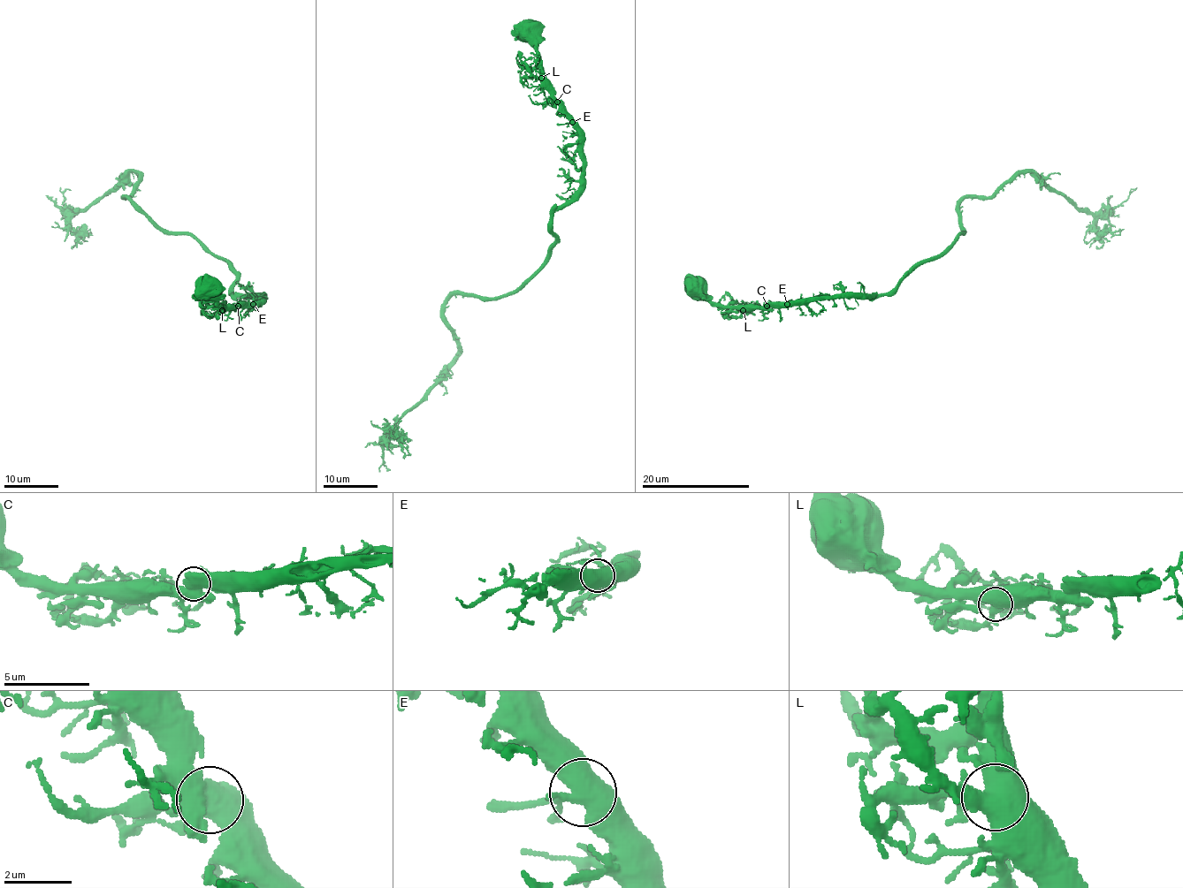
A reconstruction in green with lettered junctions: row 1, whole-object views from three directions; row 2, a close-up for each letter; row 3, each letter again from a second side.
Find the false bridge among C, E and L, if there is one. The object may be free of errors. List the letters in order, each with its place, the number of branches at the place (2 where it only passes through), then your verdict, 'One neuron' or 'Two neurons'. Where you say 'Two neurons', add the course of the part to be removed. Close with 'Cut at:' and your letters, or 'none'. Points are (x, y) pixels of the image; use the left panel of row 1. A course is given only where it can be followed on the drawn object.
C: Place: (238, 306). Branches: 4. One neuron
E: Place: (253, 304). Branches: 4. One neuron
L: Place: (222, 310). Branches: 4. One neuron
Cut at: none

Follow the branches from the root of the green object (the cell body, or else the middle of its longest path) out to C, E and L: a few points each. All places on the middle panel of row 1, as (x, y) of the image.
C: (526, 30), (523, 35), (537, 49), (539, 57), (542, 84), (557, 102)
E: (526, 30), (523, 35), (537, 49), (539, 57), (542, 84), (572, 122)
L: (526, 30), (523, 35), (537, 49), (539, 57), (541, 78)

